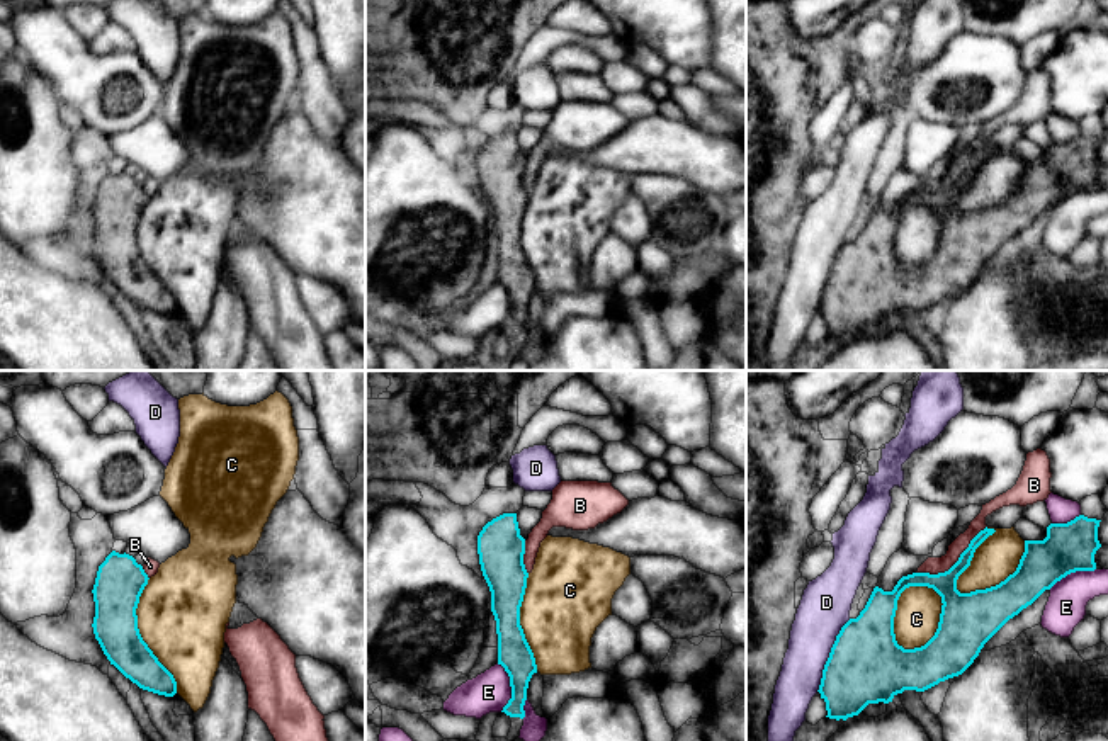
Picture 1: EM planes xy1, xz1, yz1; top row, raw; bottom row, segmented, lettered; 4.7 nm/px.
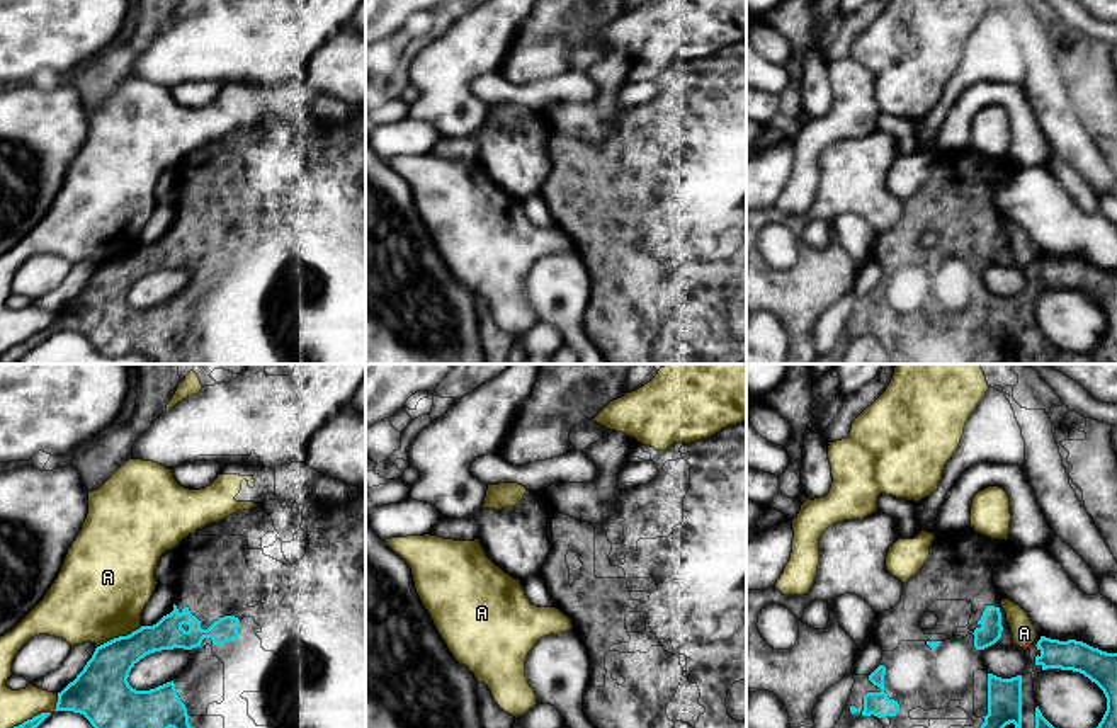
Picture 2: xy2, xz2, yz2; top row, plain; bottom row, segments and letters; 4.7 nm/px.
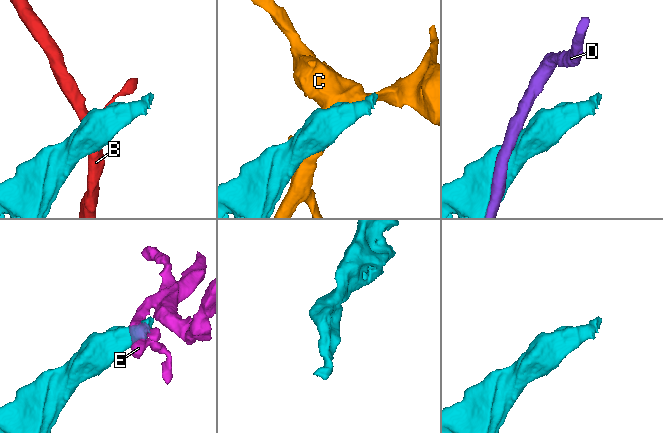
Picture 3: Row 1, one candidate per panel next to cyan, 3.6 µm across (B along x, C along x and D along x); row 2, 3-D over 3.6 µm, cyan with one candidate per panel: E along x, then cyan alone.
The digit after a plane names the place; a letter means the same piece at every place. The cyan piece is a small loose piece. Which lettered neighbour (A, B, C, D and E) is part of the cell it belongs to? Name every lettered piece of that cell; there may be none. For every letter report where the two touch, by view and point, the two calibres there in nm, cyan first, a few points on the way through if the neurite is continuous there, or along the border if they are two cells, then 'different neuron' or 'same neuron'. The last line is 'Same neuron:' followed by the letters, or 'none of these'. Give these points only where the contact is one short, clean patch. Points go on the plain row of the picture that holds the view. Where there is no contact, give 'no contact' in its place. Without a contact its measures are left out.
A: contact xy2 (119, 255); calibres 240 and 440 nm; different neuron
B: contact yz1 (955, 182); calibres 200 and 80 nm; border yz1 (986, 145), (947, 189), (916, 192); different neuron
C: contact yz1 (938, 245); calibres 260 and 220 nm; different neuron
D: contact yz1 (830, 274); calibres 360 and 240 nm; different neuron
E: contact xz1 (510, 305); calibres 160 and 190 nm; different neuron
Same neuron: none of these

